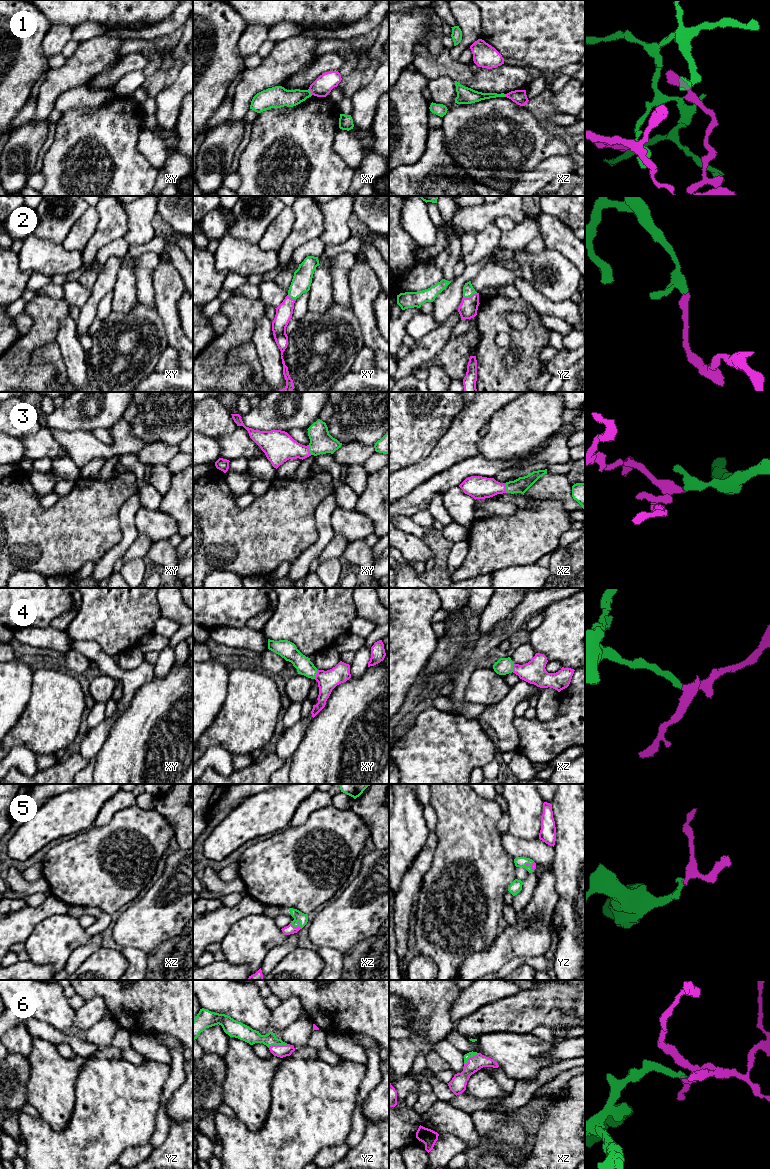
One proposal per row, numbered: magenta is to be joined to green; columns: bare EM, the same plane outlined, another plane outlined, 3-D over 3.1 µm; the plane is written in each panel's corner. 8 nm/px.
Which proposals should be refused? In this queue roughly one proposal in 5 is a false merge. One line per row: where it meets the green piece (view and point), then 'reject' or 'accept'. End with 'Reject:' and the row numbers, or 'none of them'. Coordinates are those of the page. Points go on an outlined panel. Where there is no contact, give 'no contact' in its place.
1: contact xy (310, 92); reject
2: contact yz (469, 296); accept
3: contact xy (309, 450); accept
4: contact xy (316, 673); accept
5: contact xz (296, 926); accept
6: contact yz (277, 1044); accept
Reject: 1

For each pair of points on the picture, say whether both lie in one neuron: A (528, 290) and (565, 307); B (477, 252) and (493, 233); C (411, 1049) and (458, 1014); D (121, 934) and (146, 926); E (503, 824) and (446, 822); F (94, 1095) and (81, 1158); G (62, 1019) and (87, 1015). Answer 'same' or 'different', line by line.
A: same
B: same
C: different
D: same
E: different
F: same
G: different

